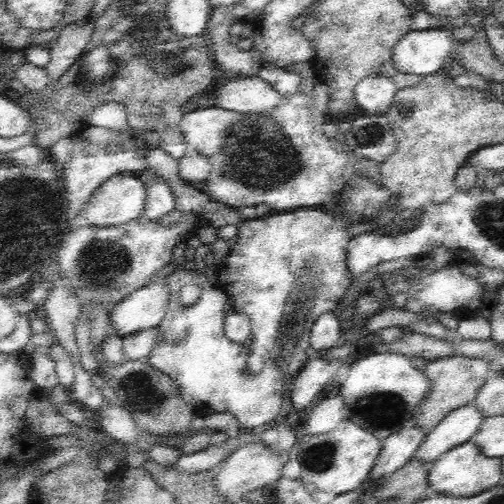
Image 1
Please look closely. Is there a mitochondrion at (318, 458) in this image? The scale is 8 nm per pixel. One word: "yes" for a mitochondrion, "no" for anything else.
yes

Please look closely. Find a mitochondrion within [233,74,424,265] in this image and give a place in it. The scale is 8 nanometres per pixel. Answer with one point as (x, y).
(371, 135)

